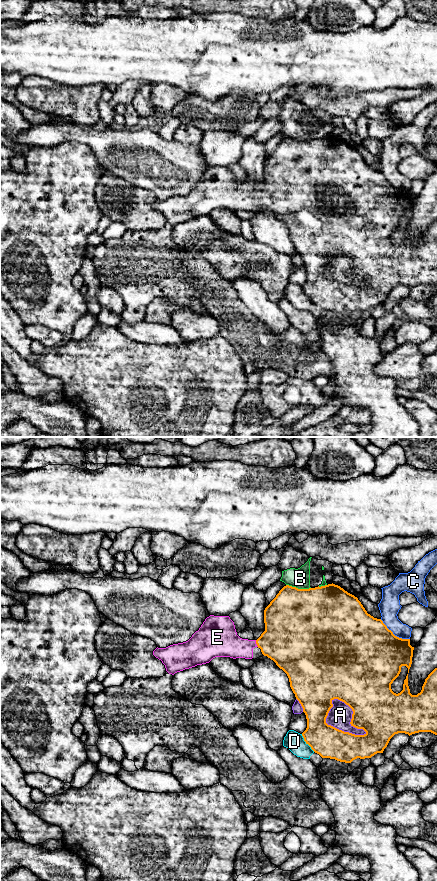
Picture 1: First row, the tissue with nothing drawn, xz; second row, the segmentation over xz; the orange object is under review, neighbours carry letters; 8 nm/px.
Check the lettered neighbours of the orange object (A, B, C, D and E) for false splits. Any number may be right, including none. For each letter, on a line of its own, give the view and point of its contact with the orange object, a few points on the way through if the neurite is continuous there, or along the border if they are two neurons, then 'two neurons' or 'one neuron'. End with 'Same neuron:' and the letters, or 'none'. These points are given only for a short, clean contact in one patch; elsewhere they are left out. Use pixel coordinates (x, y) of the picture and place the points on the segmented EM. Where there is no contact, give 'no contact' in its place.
A: xz (352, 714) | two neurons
B: xz (297, 588) | two neurons
C: xz (393, 634) | two neurons
D: xz (306, 743) | two neurons
E: xz (256, 643) | across xz (287, 640), (256, 643), (229, 644), (225, 642) | one neuron
Same neuron: E

